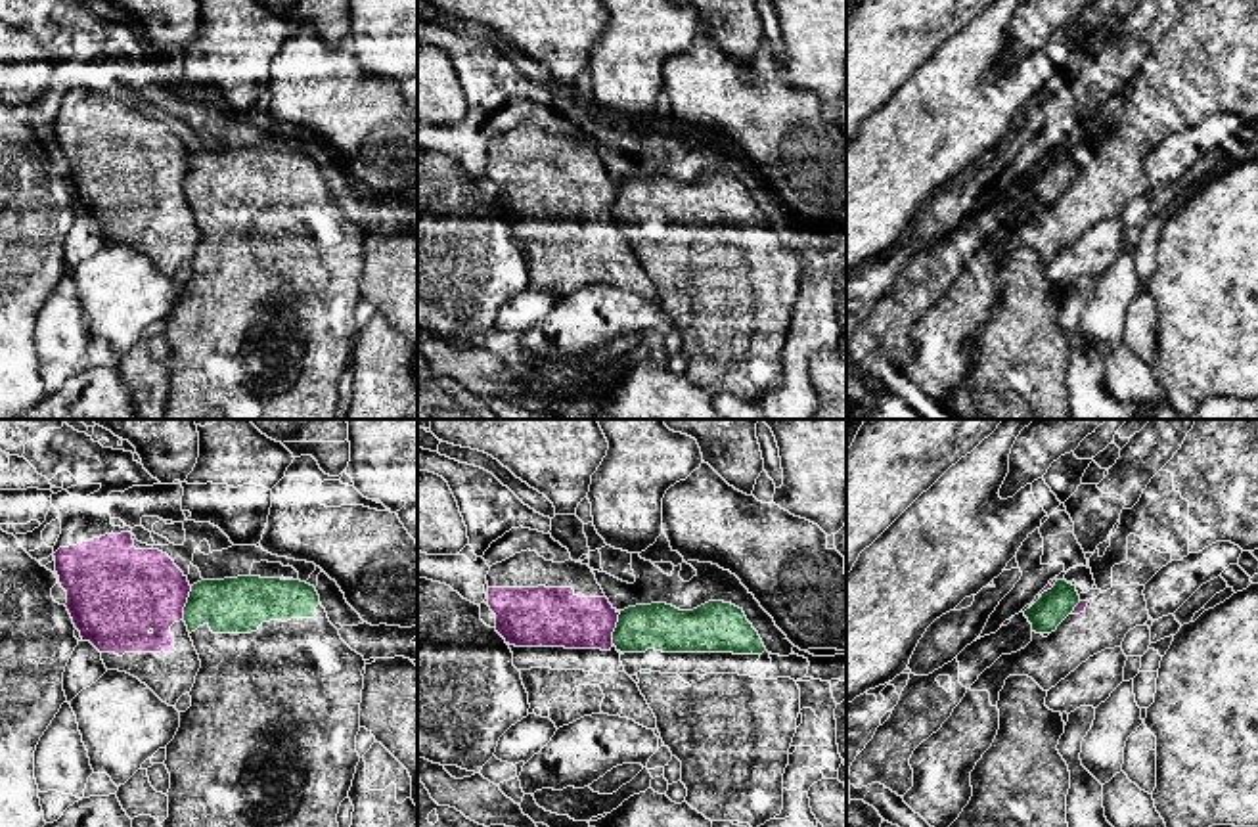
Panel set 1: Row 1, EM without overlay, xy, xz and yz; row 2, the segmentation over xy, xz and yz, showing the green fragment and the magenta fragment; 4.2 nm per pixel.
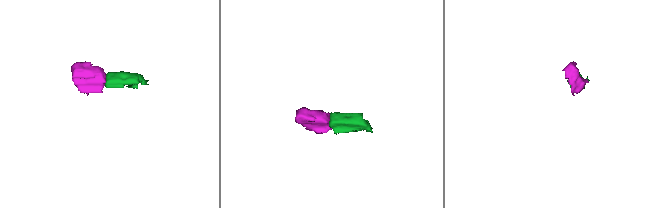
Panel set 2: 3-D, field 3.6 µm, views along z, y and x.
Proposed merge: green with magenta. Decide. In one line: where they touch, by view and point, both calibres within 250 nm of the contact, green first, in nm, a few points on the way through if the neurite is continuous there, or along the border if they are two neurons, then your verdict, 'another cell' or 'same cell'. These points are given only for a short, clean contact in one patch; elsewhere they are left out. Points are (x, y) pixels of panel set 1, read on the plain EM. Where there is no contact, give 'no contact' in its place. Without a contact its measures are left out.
meets green in xy at (186, 175); 240 nm thick on the green side, 360 nm on the other; border along xy (192, 157), (182, 190); another cell

